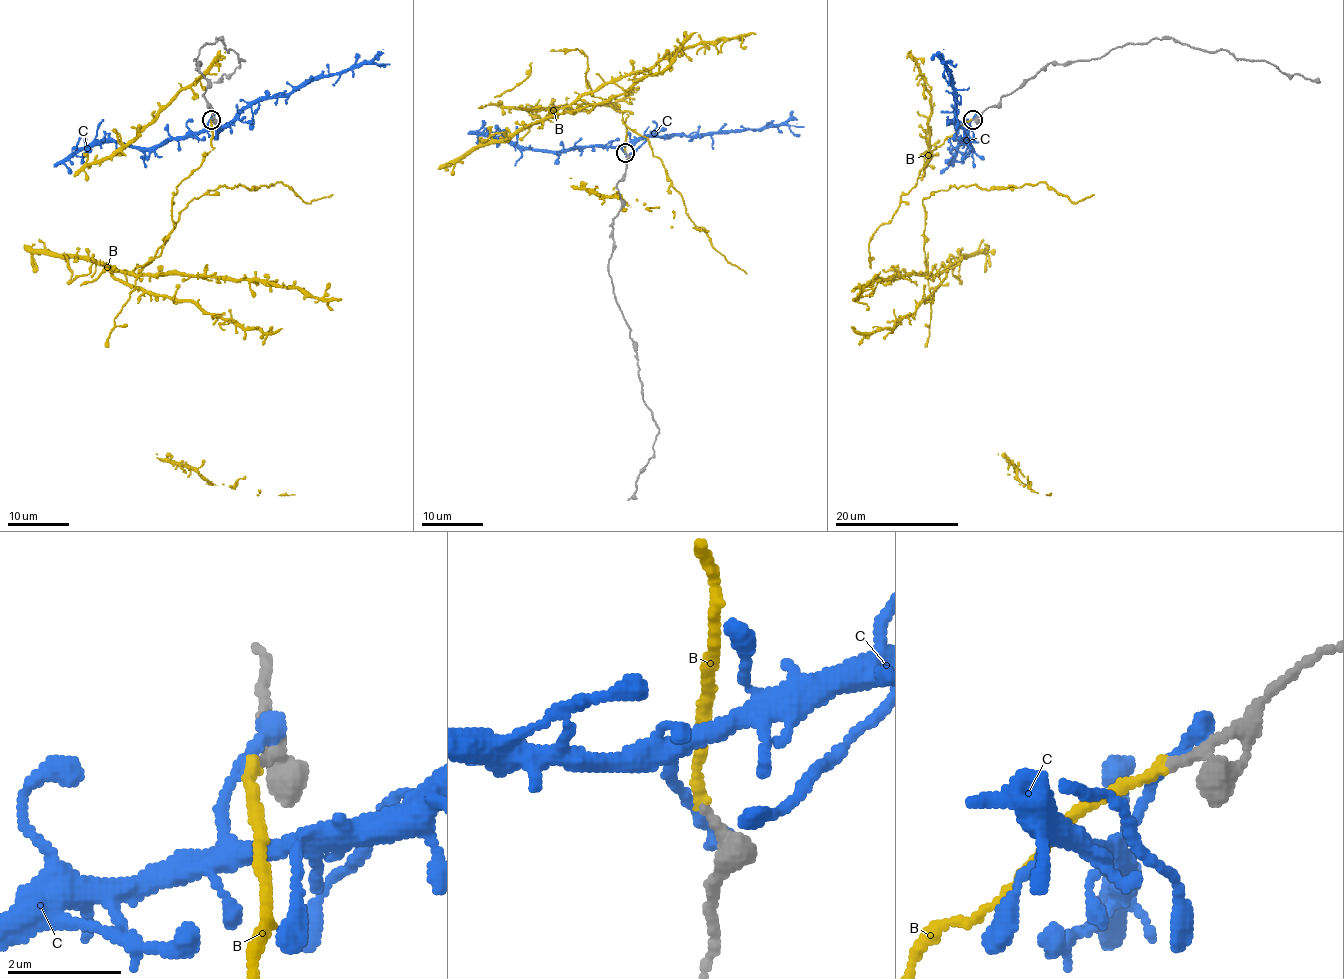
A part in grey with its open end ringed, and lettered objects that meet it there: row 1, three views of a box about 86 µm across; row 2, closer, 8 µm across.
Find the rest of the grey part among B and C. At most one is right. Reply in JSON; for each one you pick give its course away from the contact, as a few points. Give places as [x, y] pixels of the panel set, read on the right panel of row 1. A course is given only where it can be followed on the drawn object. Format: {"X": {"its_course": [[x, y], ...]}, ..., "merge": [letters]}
{"merge": ["B"]}

